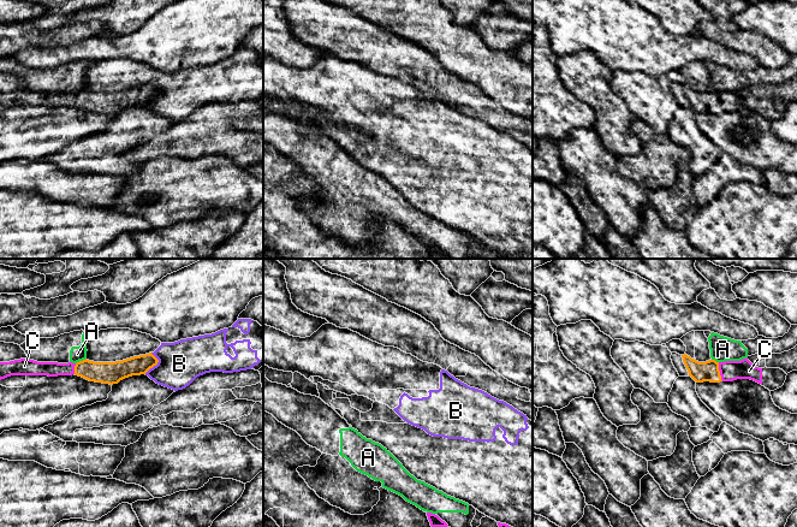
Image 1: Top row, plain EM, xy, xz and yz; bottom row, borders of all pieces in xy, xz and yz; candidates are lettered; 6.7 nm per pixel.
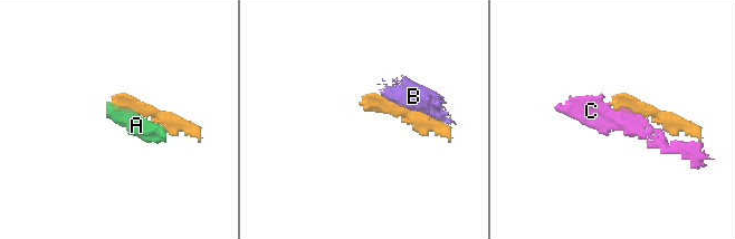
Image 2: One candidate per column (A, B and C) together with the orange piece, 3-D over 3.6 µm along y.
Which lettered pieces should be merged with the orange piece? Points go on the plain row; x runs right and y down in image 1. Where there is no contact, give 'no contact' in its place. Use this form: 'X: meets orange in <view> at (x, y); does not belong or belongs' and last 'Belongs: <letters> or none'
A: meets orange in xy at (81, 92); does not belong
B: meets orange in xy at (155, 95); does not belong
C: meets orange in yz at (719, 102); belongs
Belongs: C

